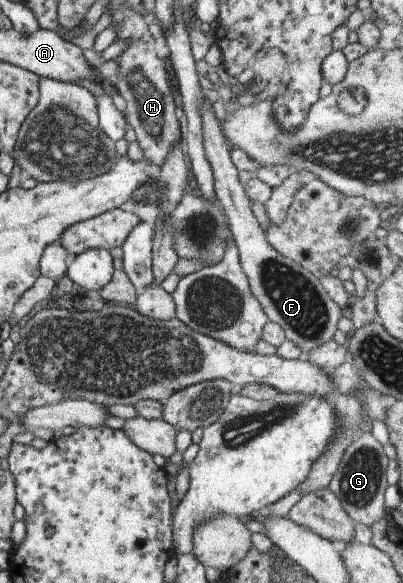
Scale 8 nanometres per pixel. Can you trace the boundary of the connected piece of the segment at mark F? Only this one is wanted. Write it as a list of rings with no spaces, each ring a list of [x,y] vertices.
[[[209,101],[201,103],[201,131],[204,154],[212,171],[214,195],[227,222],[233,243],[238,251],[238,260],[248,281],[252,296],[259,302],[265,317],[275,322],[287,340],[300,349],[302,358],[306,358],[311,349],[319,347],[333,339],[336,324],[341,318],[341,308],[331,298],[319,280],[307,269],[281,256],[267,243],[265,233],[260,228],[245,195],[243,184],[237,179],[236,166],[230,159],[230,151],[223,134],[219,130],[217,119]]]

